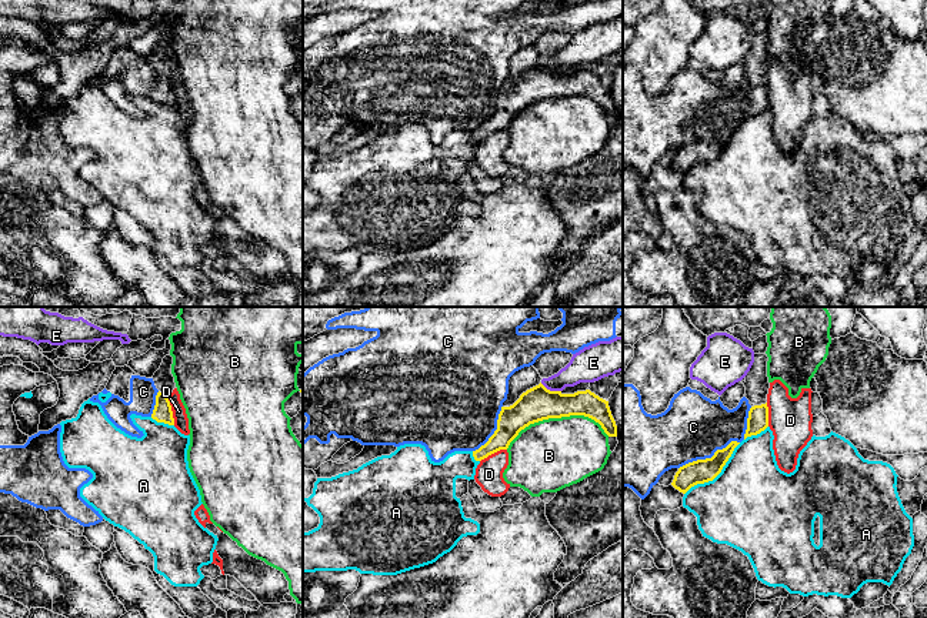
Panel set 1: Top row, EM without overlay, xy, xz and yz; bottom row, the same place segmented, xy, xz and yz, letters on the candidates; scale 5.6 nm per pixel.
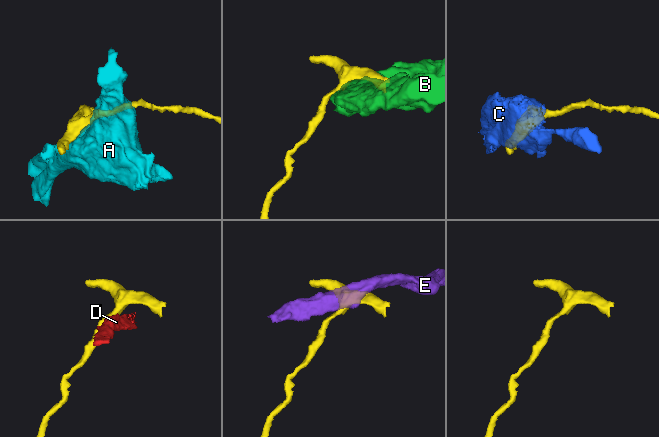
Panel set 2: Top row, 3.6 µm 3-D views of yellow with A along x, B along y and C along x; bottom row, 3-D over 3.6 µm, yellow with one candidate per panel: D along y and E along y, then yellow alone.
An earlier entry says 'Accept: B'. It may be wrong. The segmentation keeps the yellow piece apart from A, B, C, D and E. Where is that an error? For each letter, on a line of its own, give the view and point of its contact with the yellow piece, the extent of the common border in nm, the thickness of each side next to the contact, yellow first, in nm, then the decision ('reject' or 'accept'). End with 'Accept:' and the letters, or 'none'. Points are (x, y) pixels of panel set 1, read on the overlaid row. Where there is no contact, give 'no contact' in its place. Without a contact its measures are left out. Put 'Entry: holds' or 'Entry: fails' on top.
Entry: fails
A: yz (716, 475) | 440 nm | 140/500 nm | reject
B: xz (556, 417) | 600 nm | 190/400 nm | reject
C: yz (709, 458) | 380 nm | 140/360 nm | reject
D: xy (172, 411) | 160 nm | 110/80 nm | reject
E: xz (549, 390) | 130 nm | 190/190 nm | reject
Accept: none

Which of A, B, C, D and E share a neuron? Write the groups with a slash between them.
A / B / C / D / E

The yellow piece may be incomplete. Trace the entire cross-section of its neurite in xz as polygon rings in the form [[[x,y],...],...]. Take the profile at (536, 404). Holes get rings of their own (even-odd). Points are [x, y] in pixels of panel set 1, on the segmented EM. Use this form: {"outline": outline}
{"outline": [[[540,383],[523,392],[513,405],[501,407],[497,430],[484,445],[473,451],[473,457],[481,461],[500,450],[507,450],[518,432],[530,424],[570,415],[588,417],[598,422],[608,437],[617,437],[617,425],[608,401],[590,390],[563,394],[550,391]]]}

